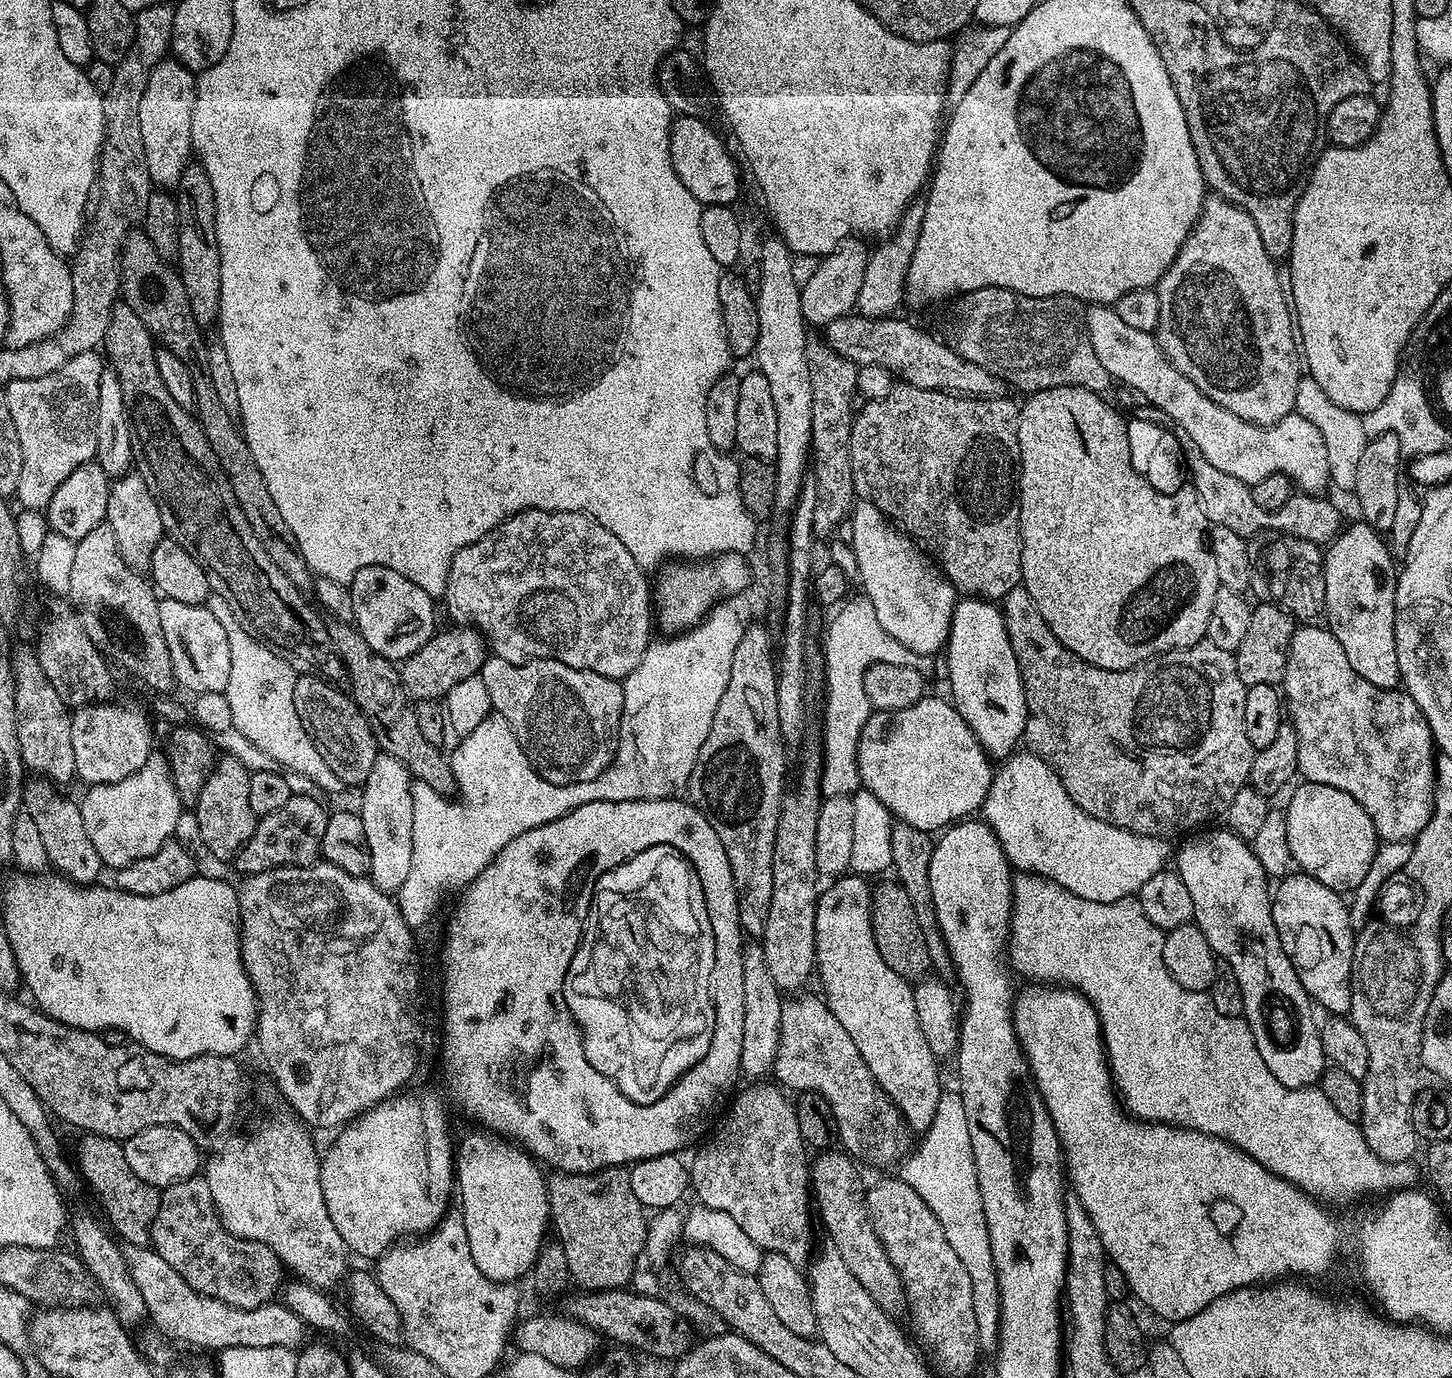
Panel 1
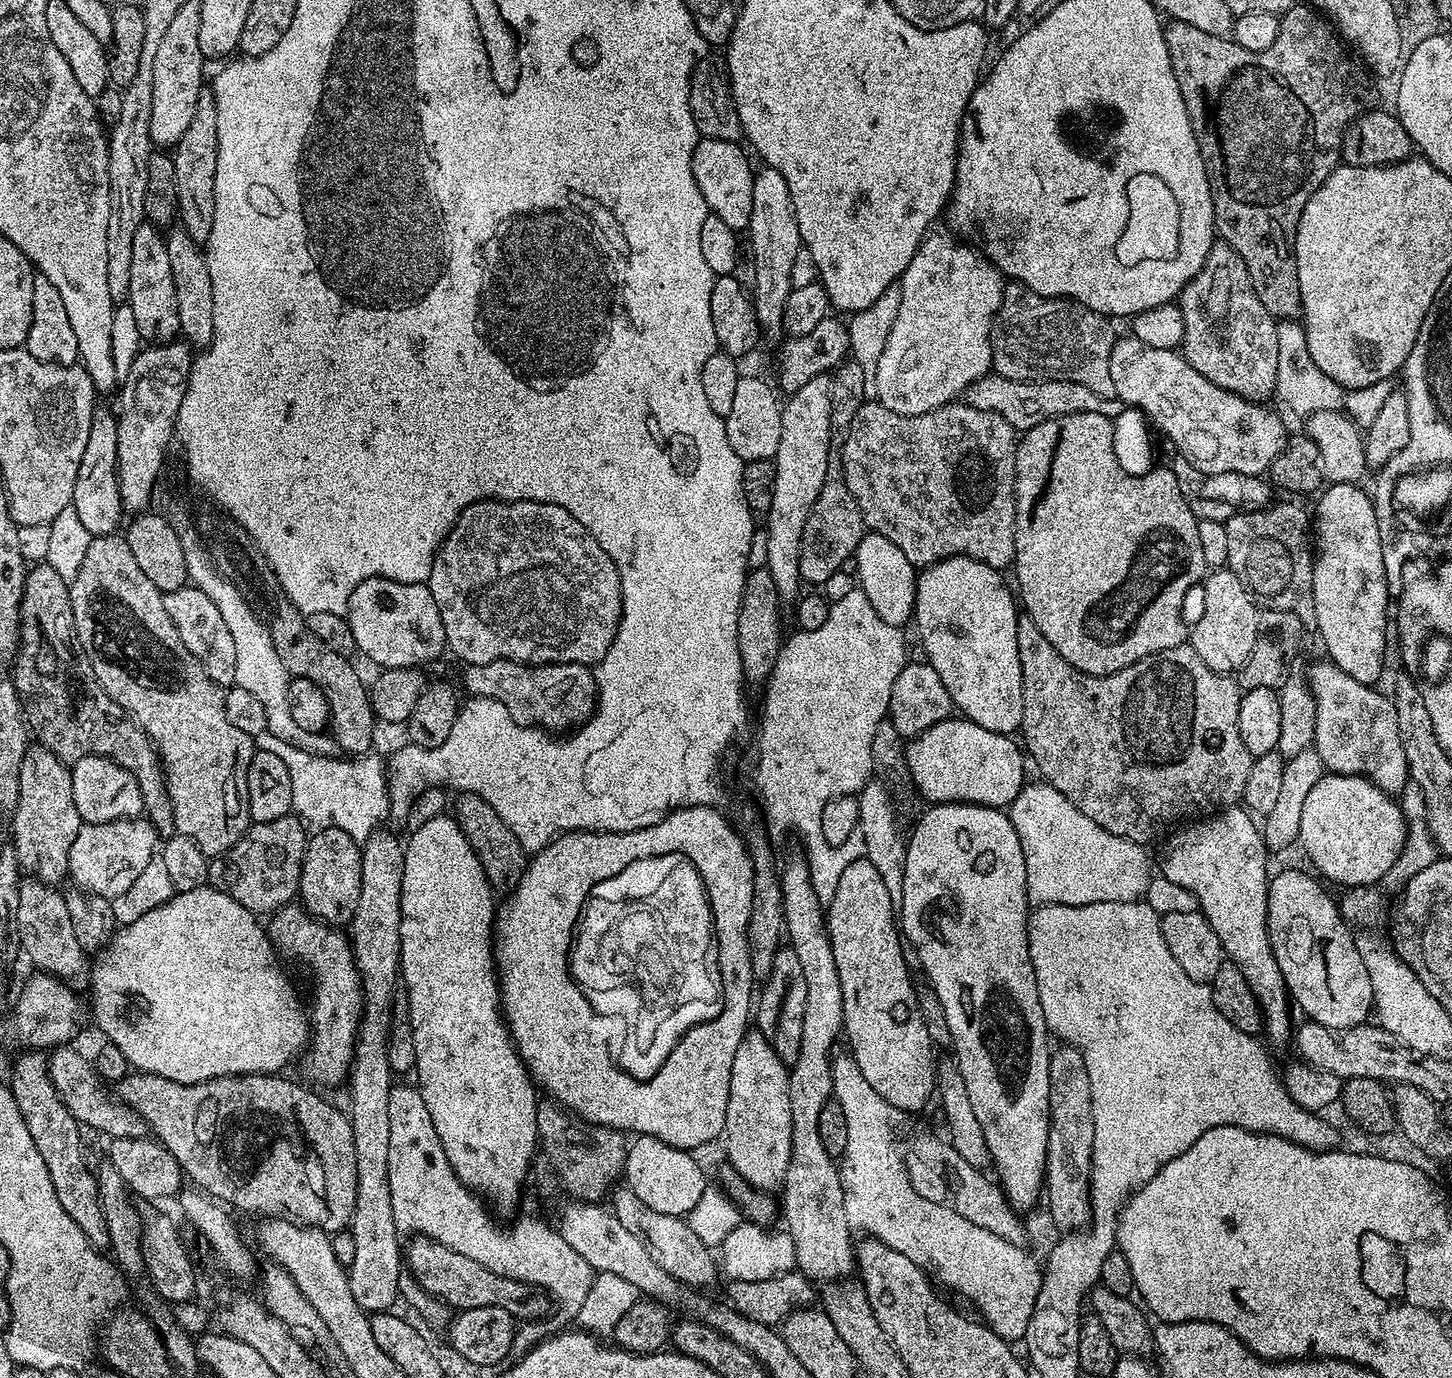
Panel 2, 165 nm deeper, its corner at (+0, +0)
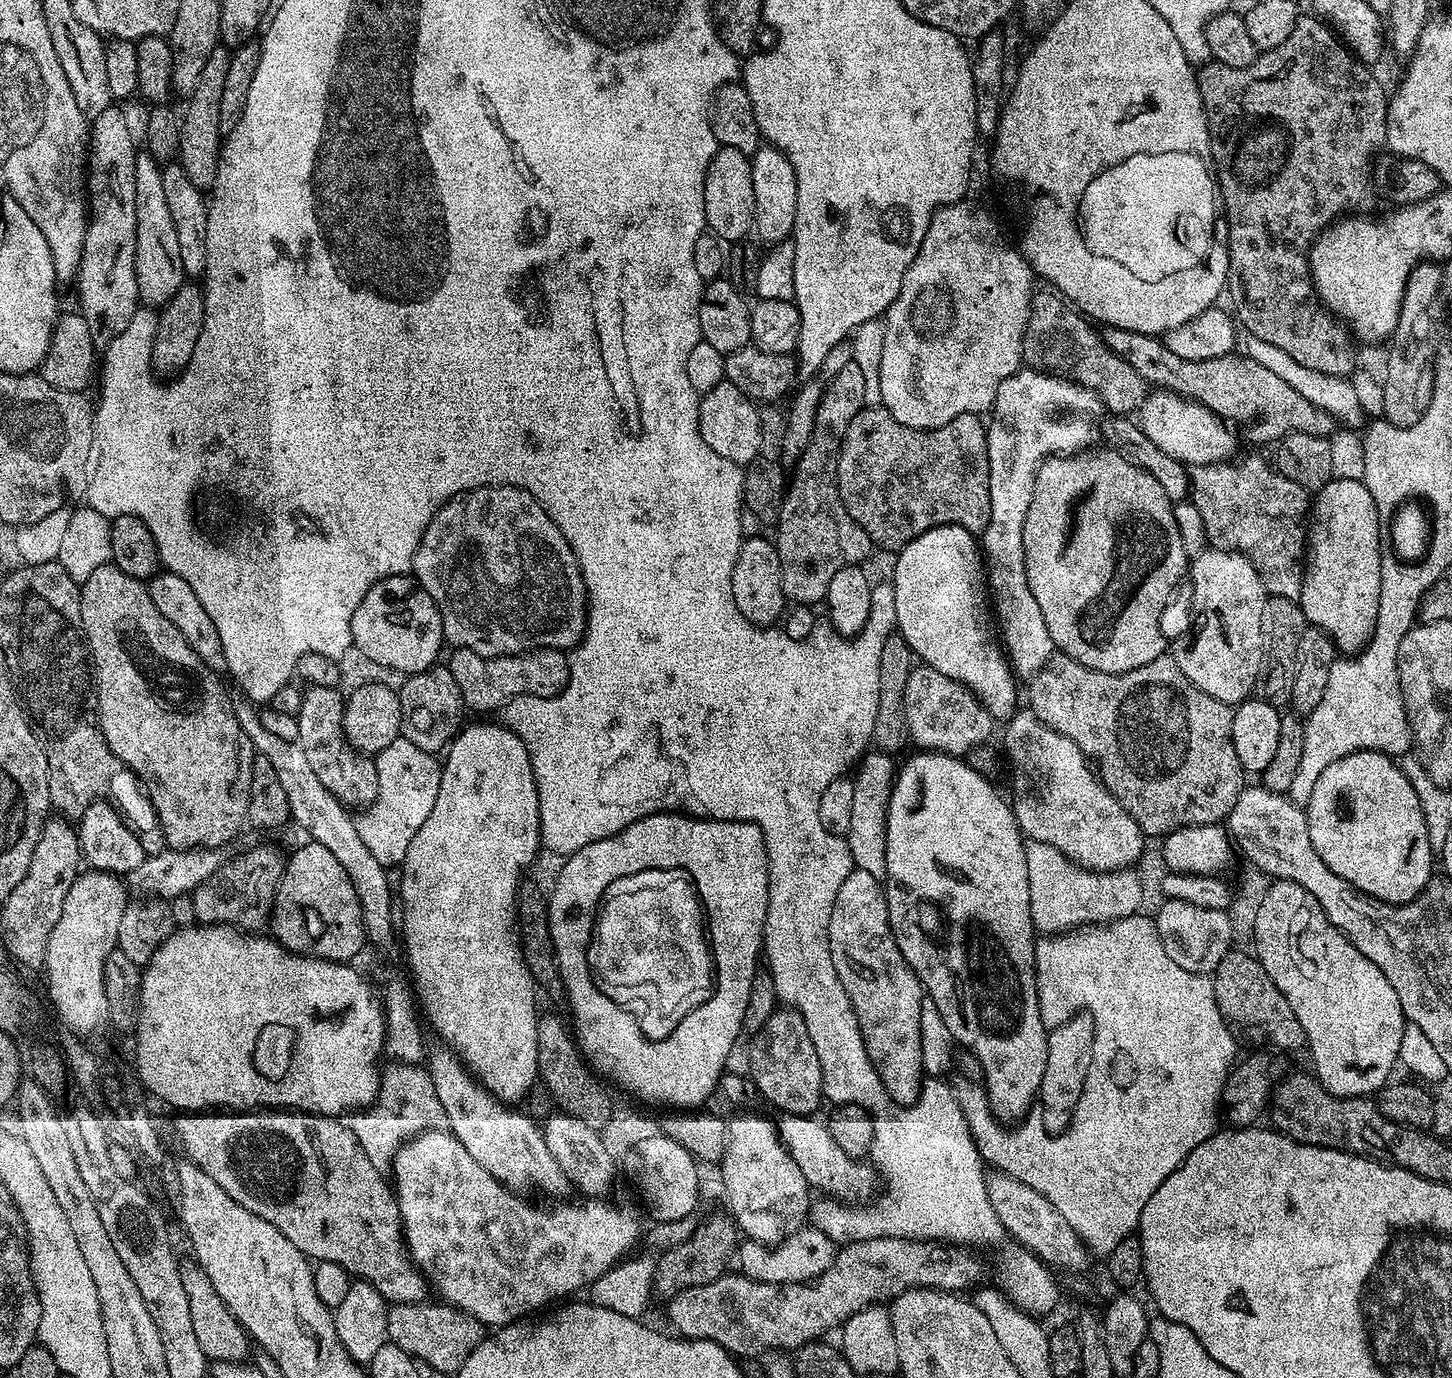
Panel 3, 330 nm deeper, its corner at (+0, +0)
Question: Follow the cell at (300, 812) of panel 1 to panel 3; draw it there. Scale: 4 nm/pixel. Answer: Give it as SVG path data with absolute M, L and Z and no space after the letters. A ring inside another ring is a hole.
M260 844L237 854L233 860L225 859L219 868L206 878L193 892L192 912L202 924L231 924L241 930L260 930L269 923L272 904L276 901L276 891L284 873L285 857L280 857L276 848Z

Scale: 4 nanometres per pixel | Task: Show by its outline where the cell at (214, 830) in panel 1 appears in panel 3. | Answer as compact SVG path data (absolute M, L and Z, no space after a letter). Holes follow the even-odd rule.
M109 562L97 569L86 578L80 590L81 606L81 627L86 641L87 655L90 657L90 664L94 669L94 679L97 692L97 710L99 712L99 725L106 742L113 754L121 760L127 771L133 772L140 781L146 795L154 806L154 810L160 819L160 826L164 830L164 842L169 849L183 850L186 848L210 848L213 850L223 849L223 844L228 844L236 836L240 827L245 827L248 818L248 799L250 798L250 778L252 777L252 763L256 757L256 750L253 748L246 730L236 717L236 710L233 701L228 701L224 688L220 685L221 677L194 654L190 642L182 638L180 631L154 606L154 598L150 598L147 583L143 580L136 580L130 574L118 570L115 564Z

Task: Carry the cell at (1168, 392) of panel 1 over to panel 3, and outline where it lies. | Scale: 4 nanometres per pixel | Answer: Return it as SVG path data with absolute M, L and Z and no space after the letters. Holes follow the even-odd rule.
M1152 390L1138 413L1140 429L1170 458L1180 460L1186 466L1216 466L1227 461L1236 448L1236 436L1225 421L1211 412L1205 404L1188 400L1177 392Z

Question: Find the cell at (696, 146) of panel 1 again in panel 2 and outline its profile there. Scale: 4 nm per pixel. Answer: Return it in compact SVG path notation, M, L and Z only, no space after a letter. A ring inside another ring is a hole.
M709 136L697 139L692 155L694 182L706 198L709 213L722 218L737 234L743 233L750 222L752 209L752 191L754 190L754 167L748 161L749 153L740 149L741 145L734 140L719 140Z

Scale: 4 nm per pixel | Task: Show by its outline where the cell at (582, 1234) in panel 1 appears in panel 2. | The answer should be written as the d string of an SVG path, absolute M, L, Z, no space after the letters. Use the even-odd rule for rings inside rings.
M551 1098L541 1099L536 1105L536 1113L538 1114L538 1144L546 1154L550 1154L550 1157L554 1158L561 1189L565 1193L568 1191L572 1195L569 1197L580 1202L603 1201L603 1196L605 1199L617 1181L625 1175L624 1164L630 1145L629 1137L625 1133L619 1132L617 1128L608 1128L604 1124L591 1124Z

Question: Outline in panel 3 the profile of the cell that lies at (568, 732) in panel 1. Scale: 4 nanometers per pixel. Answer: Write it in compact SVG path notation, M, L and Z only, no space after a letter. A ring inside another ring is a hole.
M452 648L452 657L446 660L458 690L462 690L465 709L492 712L503 709L506 698L530 696L555 698L568 685L569 657L558 648L538 648L534 652L521 652L518 656L479 656L474 650Z

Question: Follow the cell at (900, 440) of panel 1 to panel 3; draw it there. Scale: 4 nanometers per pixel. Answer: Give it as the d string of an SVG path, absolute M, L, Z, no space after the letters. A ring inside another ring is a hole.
M866 406L850 422L840 447L836 485L842 502L866 530L877 549L905 548L926 530L957 524L973 534L983 534L990 518L990 462L988 461L988 430L977 413L958 414L946 426L911 428L902 426L883 406Z

